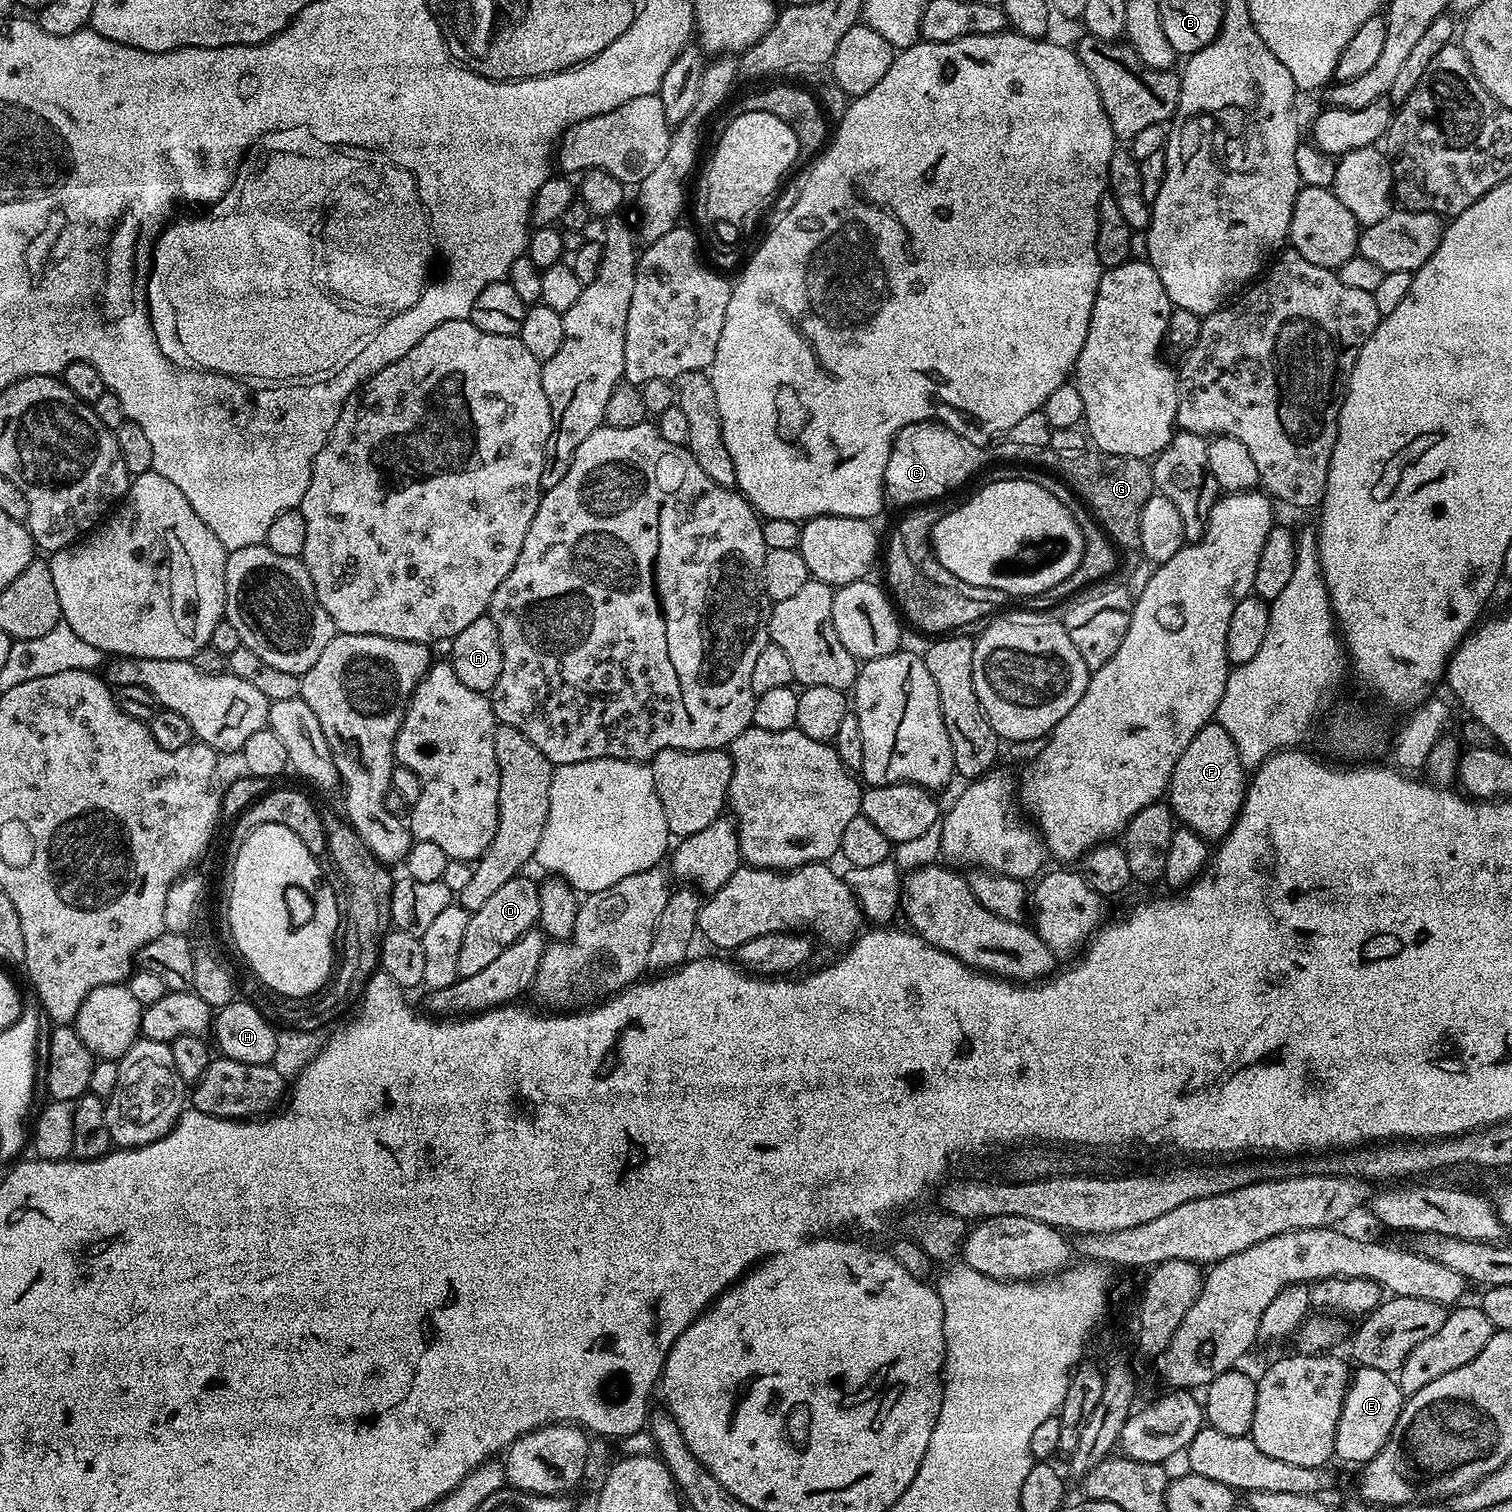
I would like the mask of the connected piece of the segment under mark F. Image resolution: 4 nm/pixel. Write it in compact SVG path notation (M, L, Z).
M1209 722L1206 726L1202 726L1202 730L1198 730L1198 734L1194 734L1190 746L1186 746L1186 750L1182 750L1182 758L1178 758L1178 766L1174 766L1174 774L1168 783L1166 803L1172 809L1173 817L1183 827L1193 828L1203 840L1219 842L1234 826L1240 808L1244 805L1245 791L1246 769L1238 758L1238 750L1234 746L1230 734L1226 734L1226 730L1222 730L1220 724Z

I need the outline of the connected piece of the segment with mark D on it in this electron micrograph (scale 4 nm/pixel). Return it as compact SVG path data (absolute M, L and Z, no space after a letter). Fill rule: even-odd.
M521 874L510 878L500 889L495 892L490 899L482 906L482 910L471 913L466 926L466 935L462 937L462 951L458 954L458 974L460 977L469 976L470 974L479 974L502 950L506 950L522 934L526 934L531 928L537 927L540 918L540 886L534 879L531 880L528 874Z

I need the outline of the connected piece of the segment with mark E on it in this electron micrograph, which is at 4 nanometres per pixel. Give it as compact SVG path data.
M1357 1367L1348 1381L1348 1393L1342 1402L1342 1414L1338 1418L1334 1438L1334 1456L1338 1461L1363 1466L1386 1446L1386 1438L1398 1422L1398 1414L1404 1408L1405 1397L1400 1393L1399 1383L1389 1373Z

